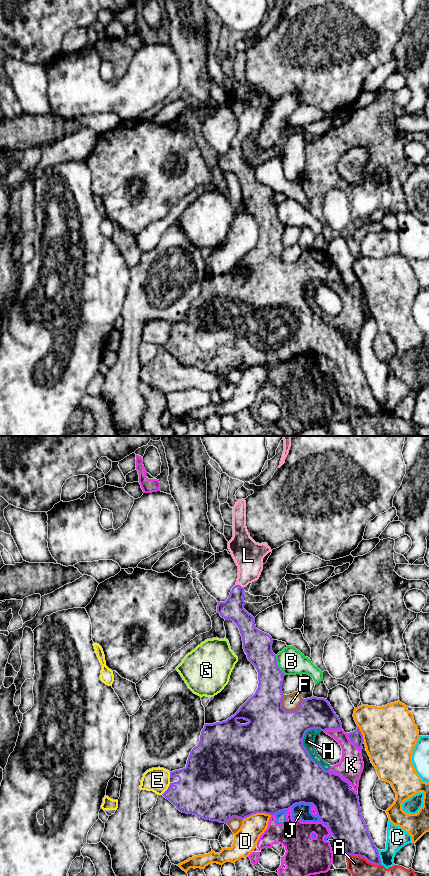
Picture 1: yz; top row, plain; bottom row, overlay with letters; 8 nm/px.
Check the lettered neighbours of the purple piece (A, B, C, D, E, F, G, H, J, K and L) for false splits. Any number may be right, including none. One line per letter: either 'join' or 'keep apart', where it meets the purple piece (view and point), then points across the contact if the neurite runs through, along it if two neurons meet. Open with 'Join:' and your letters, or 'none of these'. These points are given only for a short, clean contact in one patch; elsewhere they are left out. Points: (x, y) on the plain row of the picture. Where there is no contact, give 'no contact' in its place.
Join: L
A: keep apart; contact yz (363, 408)
B: keep apart; contact yz (277, 217)
C: keep apart; contact yz (379, 409)
D: keep apart; contact yz (256, 364)
E: keep apart; contact yz (167, 341); border yz (170, 335), (161, 346)
F: keep apart; contact yz (294, 262)
G: keep apart; contact yz (211, 249)
H: keep apart; contact yz (307, 303)
J: keep apart; contact yz (301, 354)
K: keep apart; contact yz (338, 326)
L: join; contact yz (239, 137); way yz (232, 161), (239, 137), (248, 125), (248, 108)

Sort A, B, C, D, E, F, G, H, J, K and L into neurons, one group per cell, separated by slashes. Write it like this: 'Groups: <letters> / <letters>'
Groups: A H J K / B / C / D / E / F / G / L

